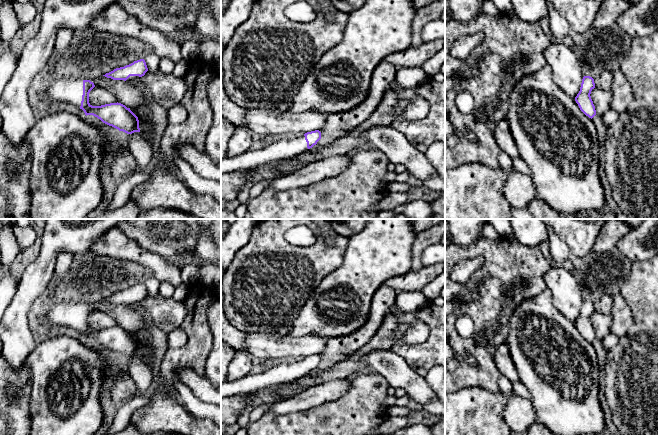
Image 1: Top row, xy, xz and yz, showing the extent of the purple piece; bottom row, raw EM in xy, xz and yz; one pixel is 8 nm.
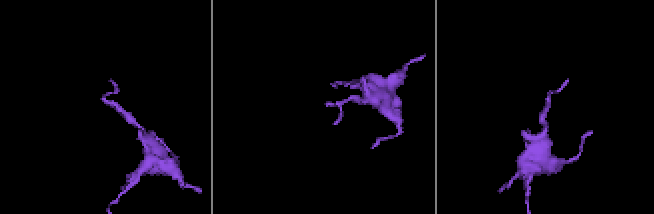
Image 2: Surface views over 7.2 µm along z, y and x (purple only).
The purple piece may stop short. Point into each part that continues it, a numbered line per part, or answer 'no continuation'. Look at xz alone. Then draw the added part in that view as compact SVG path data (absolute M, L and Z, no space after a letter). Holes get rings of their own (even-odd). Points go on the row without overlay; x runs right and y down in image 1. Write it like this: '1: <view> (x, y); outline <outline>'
1: xz (287, 372); outline M304 358L301 361L293 363L281 363L264 373L250 374L241 380L221 383L221 398L252 393L272 385L289 383L307 374Z

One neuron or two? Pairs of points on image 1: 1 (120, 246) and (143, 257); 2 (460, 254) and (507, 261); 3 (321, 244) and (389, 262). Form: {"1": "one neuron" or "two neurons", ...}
{"1": "one neuron", "2": "one neuron", "3": "two neurons"}

